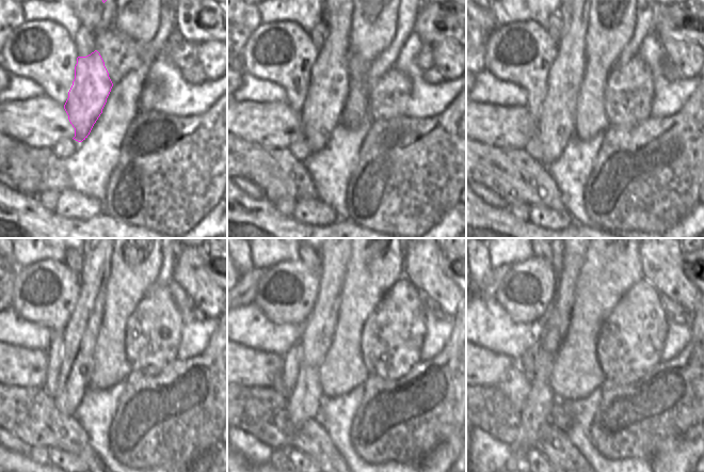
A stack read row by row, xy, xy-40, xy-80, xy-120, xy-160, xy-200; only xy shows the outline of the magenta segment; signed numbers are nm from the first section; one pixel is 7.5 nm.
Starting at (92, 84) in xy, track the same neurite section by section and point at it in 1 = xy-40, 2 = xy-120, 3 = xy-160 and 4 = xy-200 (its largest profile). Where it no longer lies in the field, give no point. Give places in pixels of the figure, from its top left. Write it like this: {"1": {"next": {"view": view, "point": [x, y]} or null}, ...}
{"1": {"next": {"view": "xy-40", "point": [329, 81]}}, "2": {"next": {"view": "xy-120", "point": [82, 328]}}, "3": {"next": {"view": "xy-160", "point": [304, 402]}}, "4": {"next": {"view": "xy-200", "point": [537, 410]}}}

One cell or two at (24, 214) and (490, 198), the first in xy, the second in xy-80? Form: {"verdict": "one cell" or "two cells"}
{"verdict": "two cells"}

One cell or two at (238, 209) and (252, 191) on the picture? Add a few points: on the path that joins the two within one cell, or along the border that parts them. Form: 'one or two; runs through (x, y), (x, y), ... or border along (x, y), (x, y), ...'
two; border along (238, 186), (255, 199), (265, 198)

